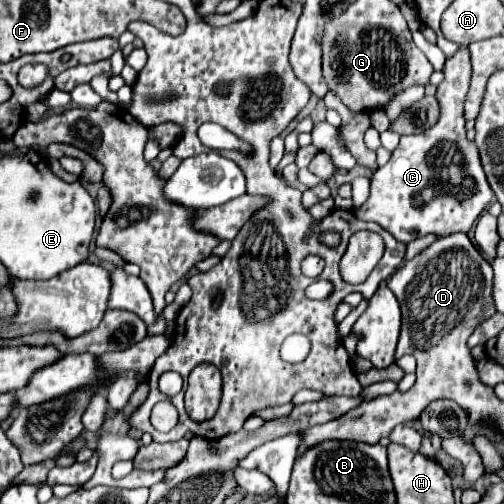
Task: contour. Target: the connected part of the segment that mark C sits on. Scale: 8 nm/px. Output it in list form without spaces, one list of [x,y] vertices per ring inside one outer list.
[[[460,48],[454,56],[446,58],[444,62],[444,80],[438,84],[436,90],[436,98],[440,104],[440,118],[438,122],[428,128],[422,134],[412,134],[412,136],[402,136],[398,148],[392,152],[392,158],[388,160],[388,164],[380,166],[374,172],[374,180],[370,186],[370,198],[364,202],[364,206],[360,210],[356,210],[356,216],[360,220],[372,220],[376,224],[380,224],[384,230],[388,230],[396,240],[400,240],[402,244],[408,244],[416,238],[422,238],[426,234],[434,234],[436,238],[442,236],[450,236],[456,232],[468,232],[474,224],[474,220],[480,216],[482,210],[486,210],[486,206],[490,204],[490,200],[494,198],[494,192],[490,188],[490,184],[486,182],[482,164],[480,164],[480,156],[478,156],[478,148],[474,146],[474,142],[466,140],[466,120],[462,120],[462,104],[470,86],[470,56],[466,48]]]

